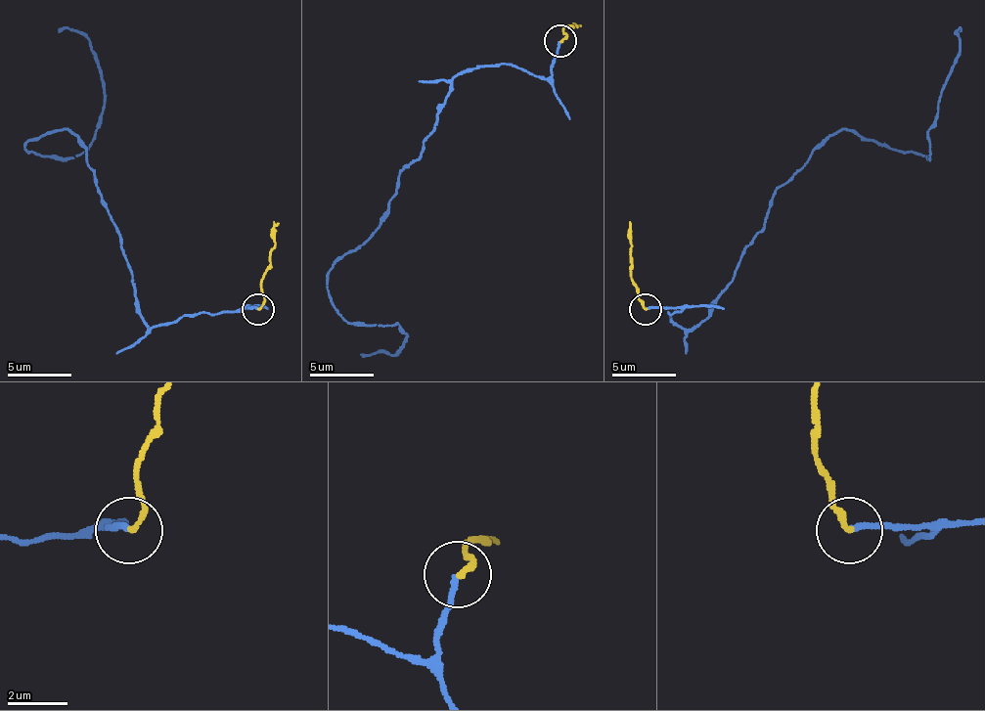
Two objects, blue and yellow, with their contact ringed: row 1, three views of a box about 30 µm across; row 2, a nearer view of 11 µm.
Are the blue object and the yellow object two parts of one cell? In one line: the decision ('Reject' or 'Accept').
Accept

